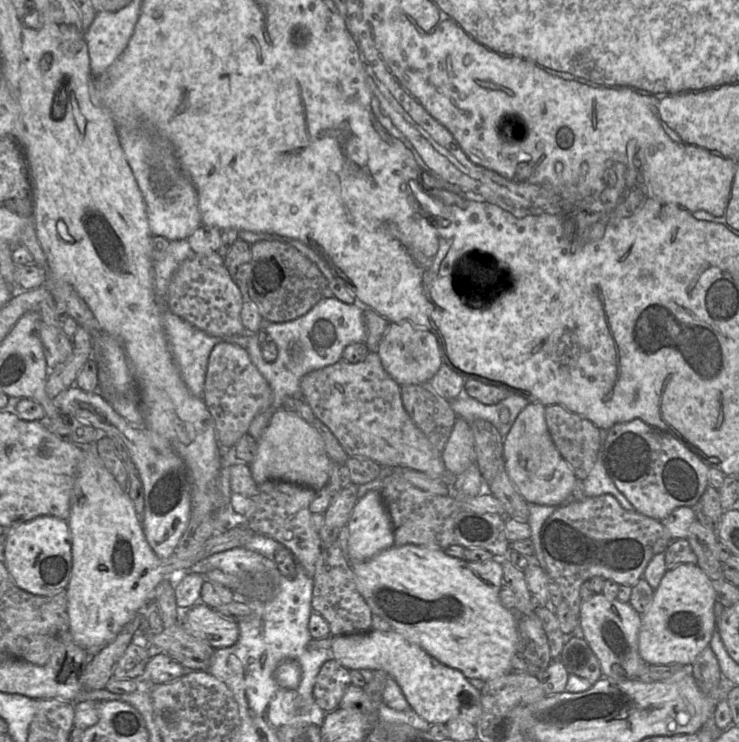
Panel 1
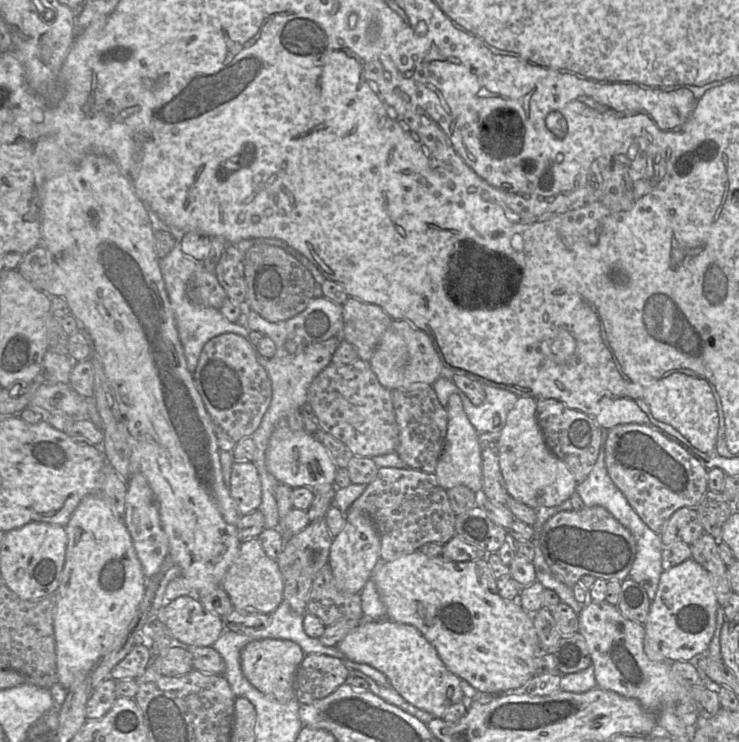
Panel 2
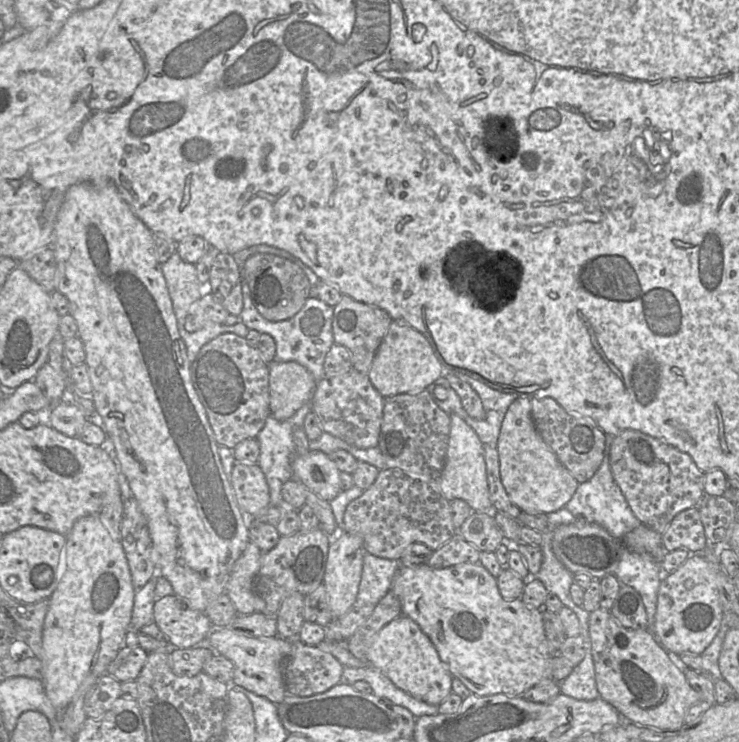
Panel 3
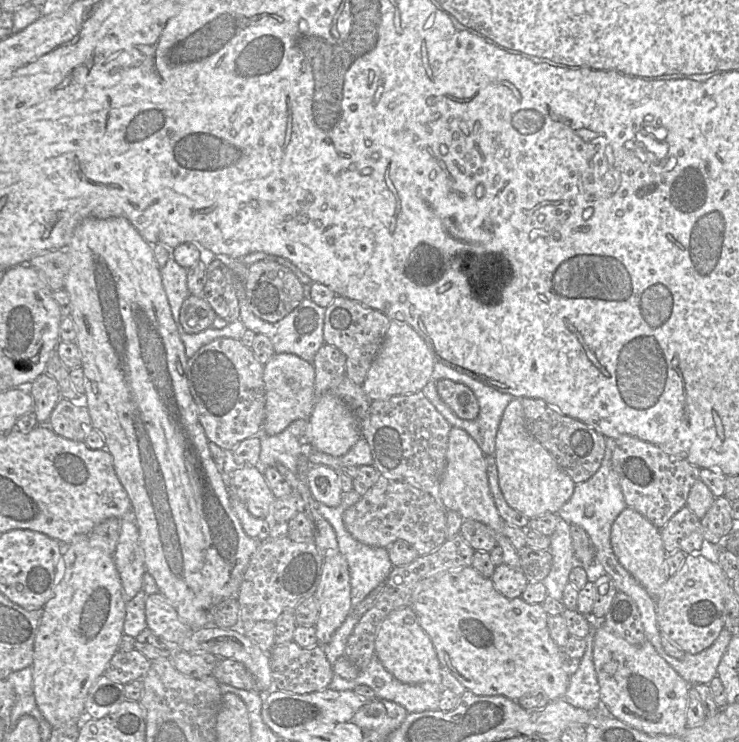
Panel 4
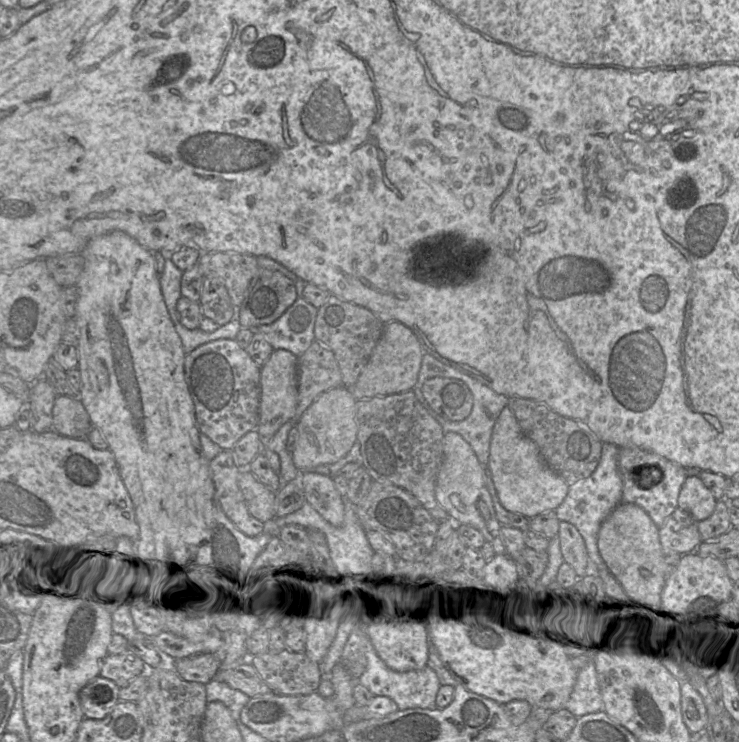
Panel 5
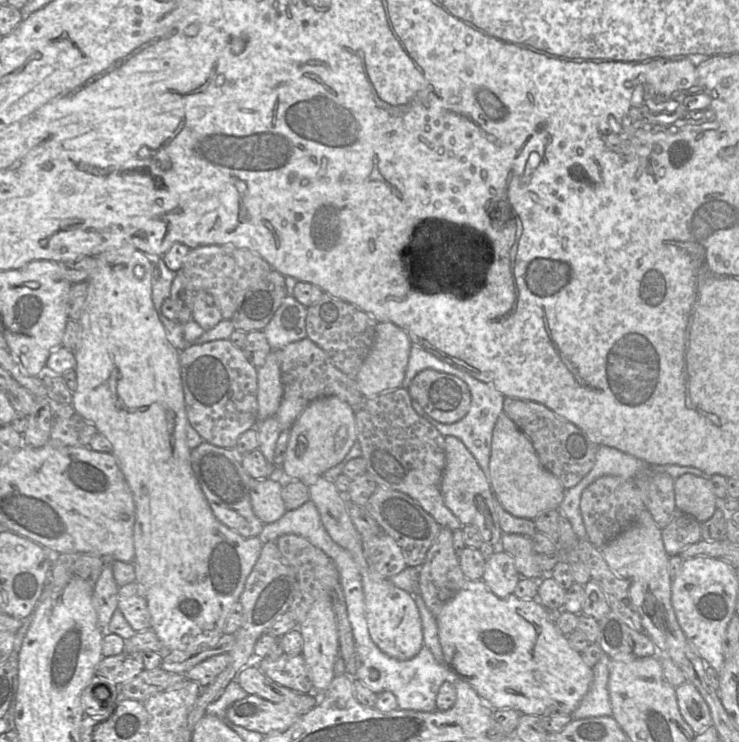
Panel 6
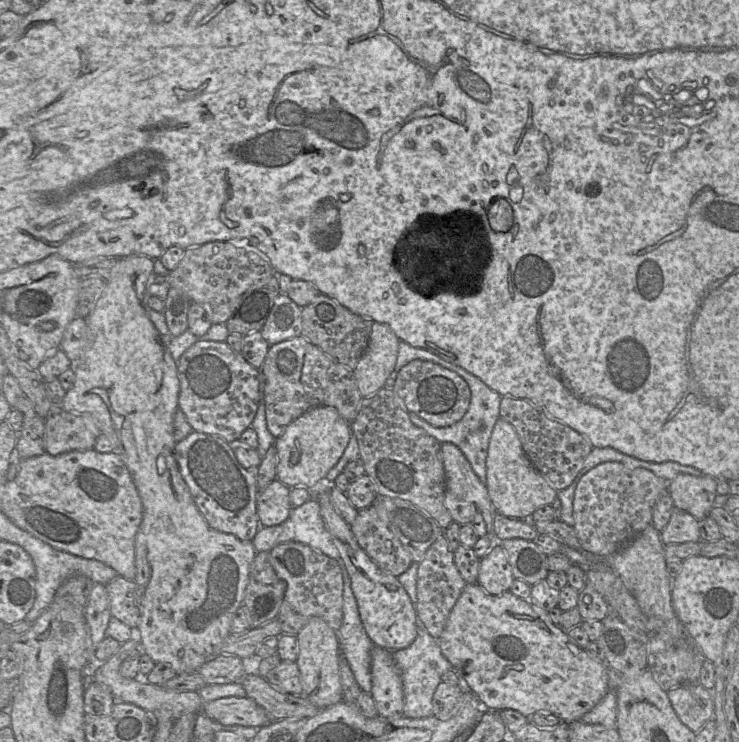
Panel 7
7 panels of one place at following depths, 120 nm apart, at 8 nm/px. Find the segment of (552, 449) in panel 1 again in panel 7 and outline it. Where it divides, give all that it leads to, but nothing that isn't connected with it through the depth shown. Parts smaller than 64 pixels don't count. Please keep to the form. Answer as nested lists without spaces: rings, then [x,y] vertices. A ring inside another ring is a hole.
[[[498,418],[489,440],[486,459],[486,487],[496,512],[517,519],[531,519],[533,512],[555,500],[558,491],[532,465],[514,427]]]

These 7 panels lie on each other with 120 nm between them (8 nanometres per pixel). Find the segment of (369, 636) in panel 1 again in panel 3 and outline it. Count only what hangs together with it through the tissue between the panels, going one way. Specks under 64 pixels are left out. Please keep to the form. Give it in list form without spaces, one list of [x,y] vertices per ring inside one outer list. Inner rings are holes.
[[[401,614],[387,623],[375,636],[367,653],[367,662],[385,674],[398,688],[424,702],[440,705],[452,693],[452,678],[448,667],[420,626],[410,617]]]

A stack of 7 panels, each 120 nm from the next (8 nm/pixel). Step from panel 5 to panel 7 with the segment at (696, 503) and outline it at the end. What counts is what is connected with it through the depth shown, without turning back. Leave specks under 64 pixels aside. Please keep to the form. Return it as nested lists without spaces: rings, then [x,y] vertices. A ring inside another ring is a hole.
[[[680,474],[669,481],[667,490],[676,508],[690,513],[700,521],[708,516],[714,507],[714,500],[717,495],[717,484],[716,479],[708,475],[693,476]]]

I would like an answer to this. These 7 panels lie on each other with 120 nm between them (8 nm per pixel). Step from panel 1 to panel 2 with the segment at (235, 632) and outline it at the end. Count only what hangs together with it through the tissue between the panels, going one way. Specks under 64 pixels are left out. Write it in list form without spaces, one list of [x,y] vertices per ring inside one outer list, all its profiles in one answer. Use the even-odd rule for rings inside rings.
[[[180,596],[156,613],[175,641],[185,647],[208,647],[225,630],[223,619],[207,611],[198,598]]]

